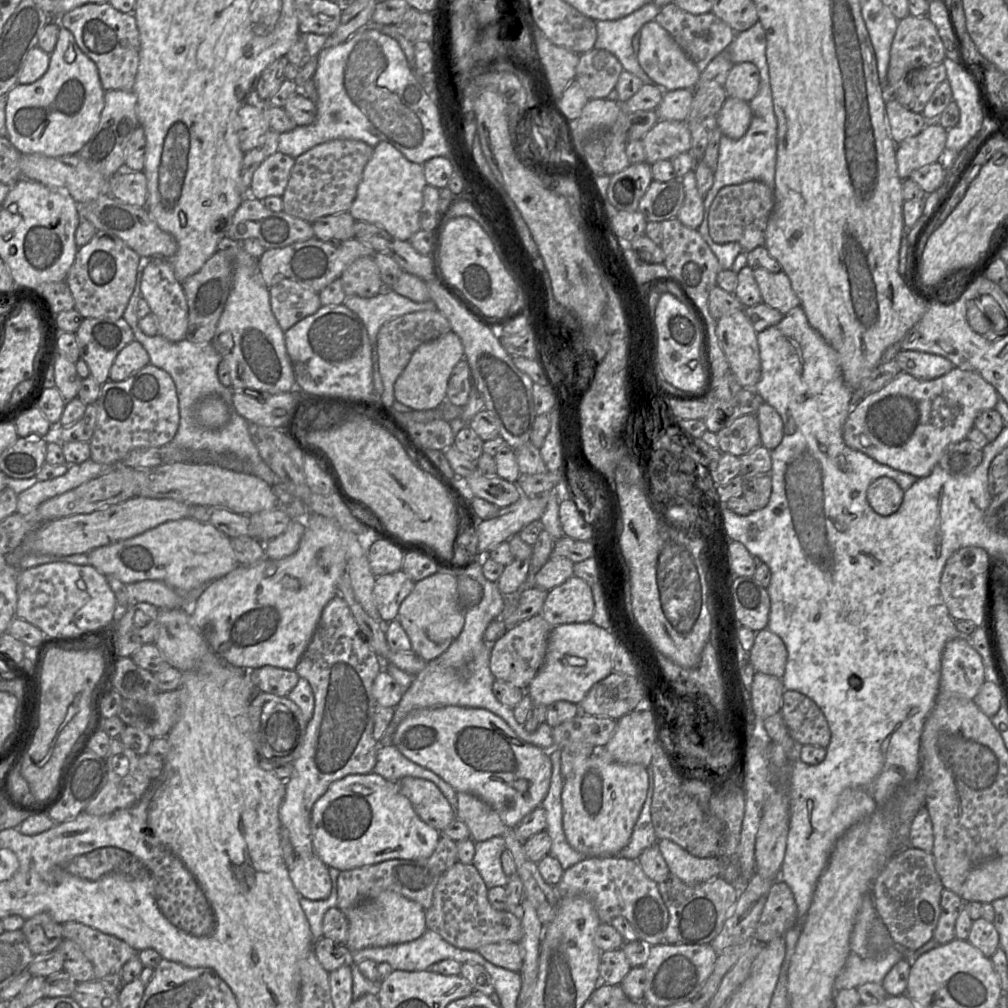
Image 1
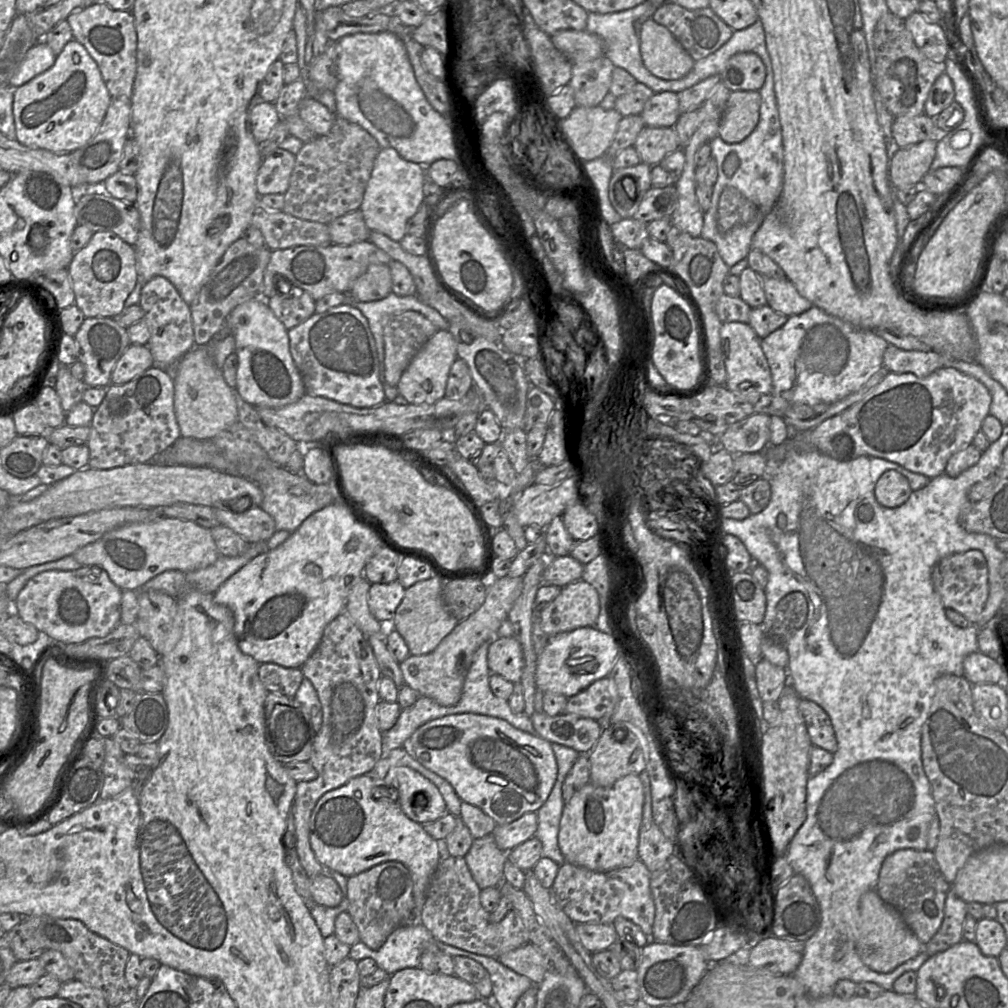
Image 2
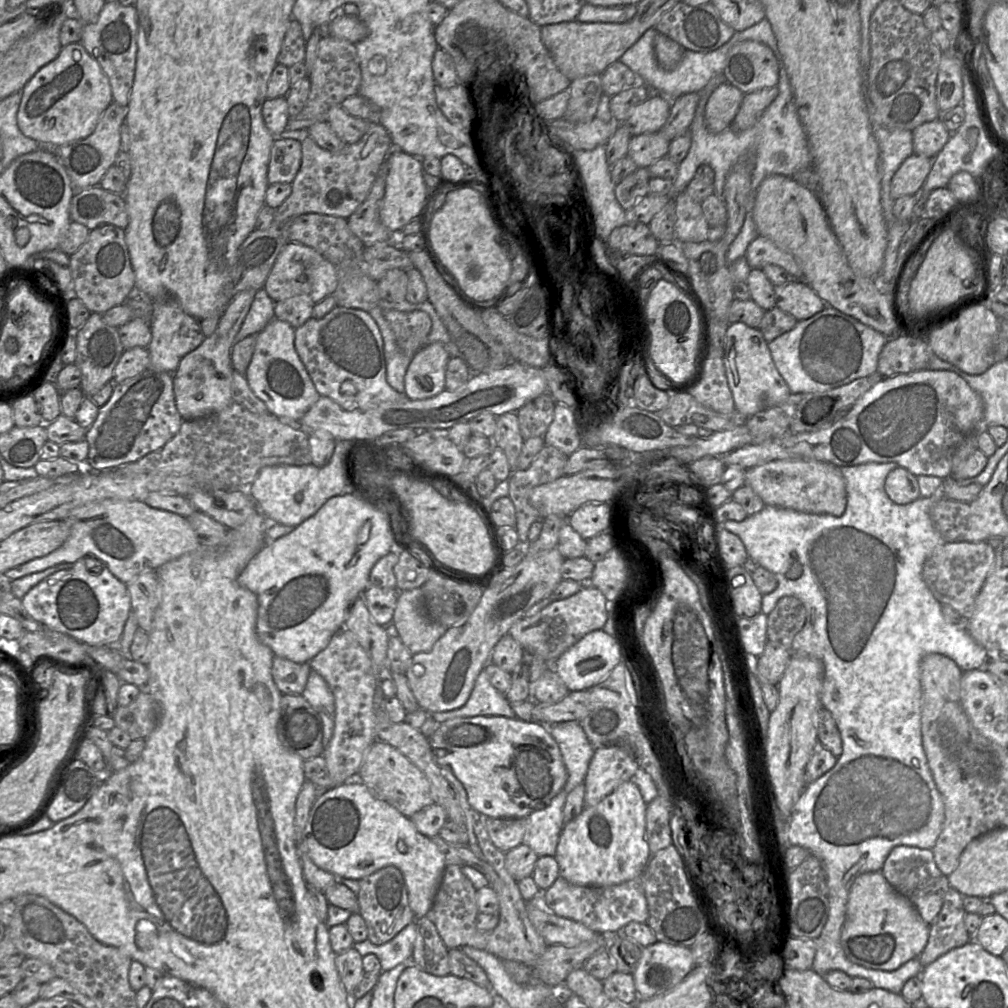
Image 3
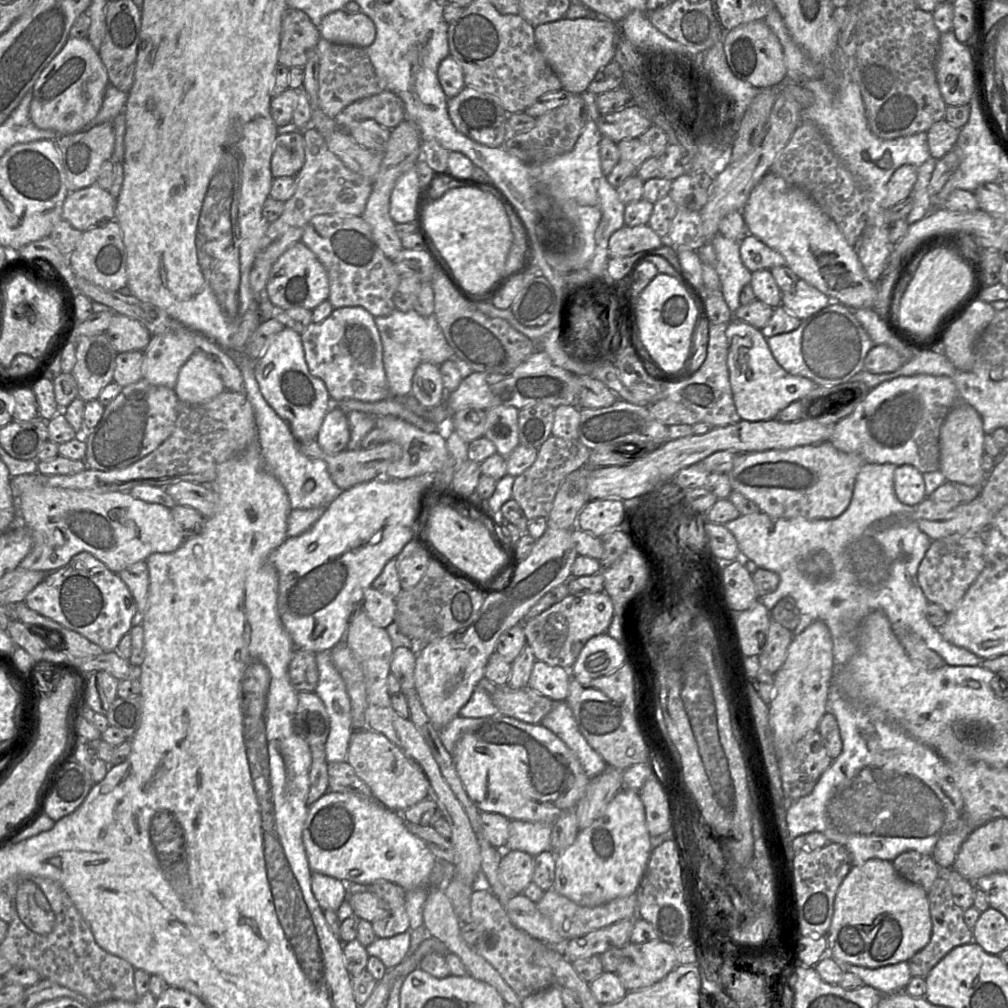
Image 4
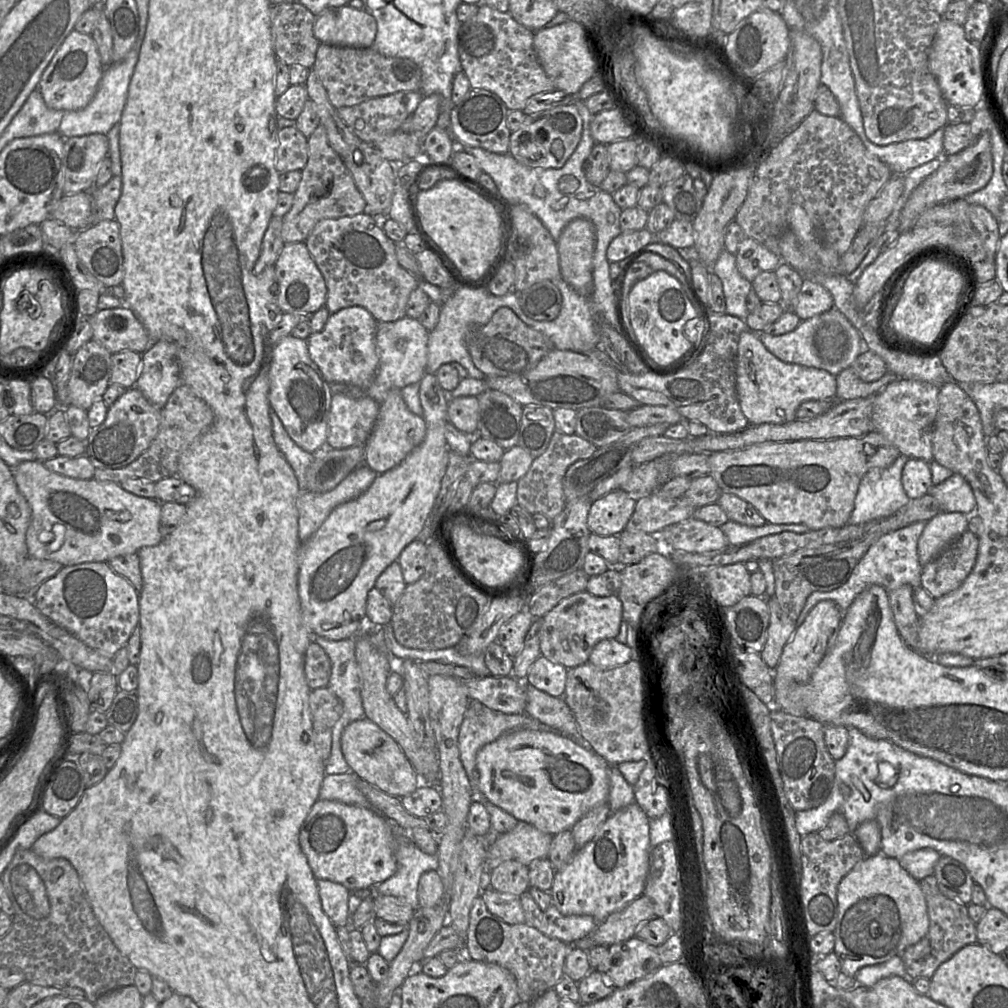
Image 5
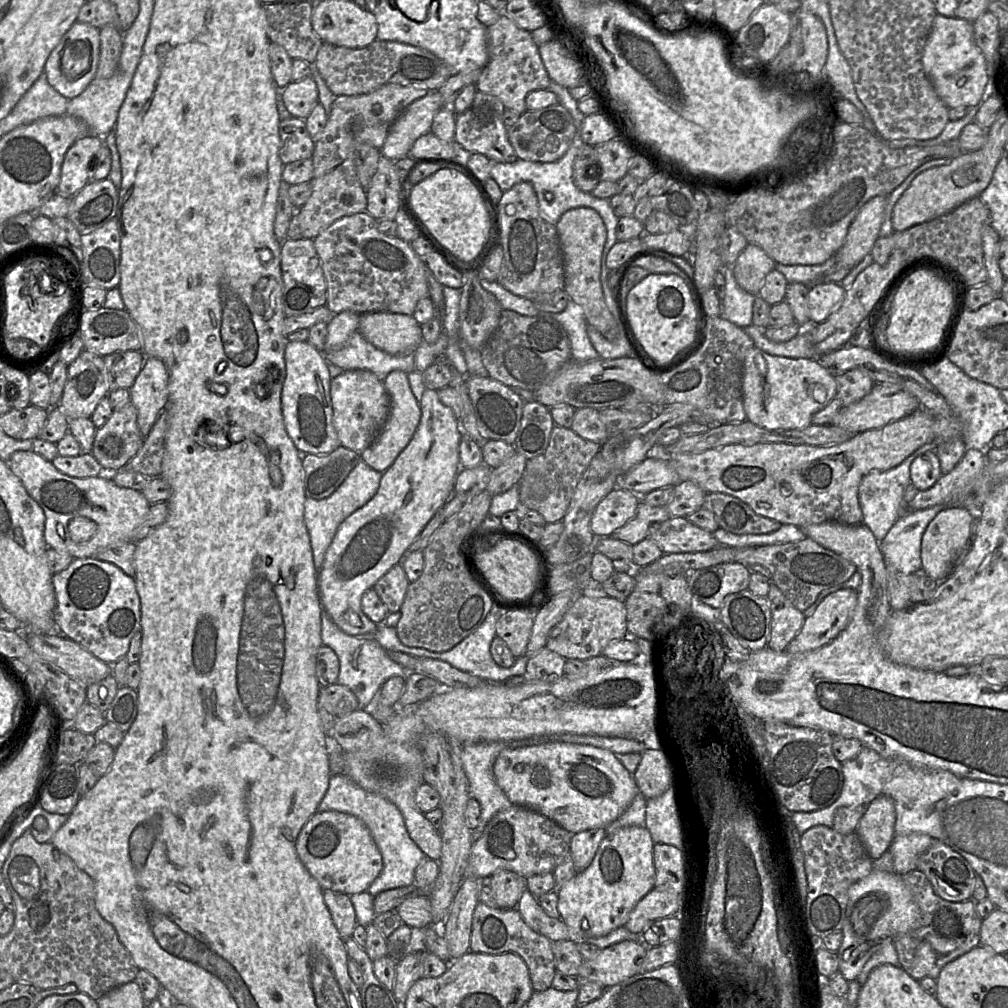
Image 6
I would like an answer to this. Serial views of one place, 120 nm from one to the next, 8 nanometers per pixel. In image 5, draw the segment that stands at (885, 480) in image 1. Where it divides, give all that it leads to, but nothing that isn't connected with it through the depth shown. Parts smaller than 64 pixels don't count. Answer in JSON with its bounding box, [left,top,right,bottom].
[902,458,932,499]

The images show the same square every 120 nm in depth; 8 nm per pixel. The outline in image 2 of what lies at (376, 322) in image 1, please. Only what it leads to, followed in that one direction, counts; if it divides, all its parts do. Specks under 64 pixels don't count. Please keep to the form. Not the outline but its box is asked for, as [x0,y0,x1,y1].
[350,292,449,401]

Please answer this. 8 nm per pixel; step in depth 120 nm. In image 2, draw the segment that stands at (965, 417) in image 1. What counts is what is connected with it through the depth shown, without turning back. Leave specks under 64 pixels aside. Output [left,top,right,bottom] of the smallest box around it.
[763,367,991,479]

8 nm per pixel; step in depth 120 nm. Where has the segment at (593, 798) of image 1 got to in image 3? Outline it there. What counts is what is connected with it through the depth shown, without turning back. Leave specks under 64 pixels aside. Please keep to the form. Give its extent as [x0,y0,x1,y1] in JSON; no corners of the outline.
[555,780,651,886]

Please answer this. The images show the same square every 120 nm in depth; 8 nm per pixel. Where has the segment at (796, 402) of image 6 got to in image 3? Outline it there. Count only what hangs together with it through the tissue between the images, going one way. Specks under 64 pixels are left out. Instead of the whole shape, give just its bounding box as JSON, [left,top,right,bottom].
[723,322,791,417]

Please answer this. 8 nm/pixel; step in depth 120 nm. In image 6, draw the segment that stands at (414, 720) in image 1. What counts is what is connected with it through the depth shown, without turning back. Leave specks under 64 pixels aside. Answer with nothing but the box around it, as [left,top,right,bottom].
[493,741,639,835]

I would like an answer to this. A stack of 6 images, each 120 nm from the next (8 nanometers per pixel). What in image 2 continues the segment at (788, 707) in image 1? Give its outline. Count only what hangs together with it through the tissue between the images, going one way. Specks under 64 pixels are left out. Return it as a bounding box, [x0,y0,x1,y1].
[798,698,837,753]

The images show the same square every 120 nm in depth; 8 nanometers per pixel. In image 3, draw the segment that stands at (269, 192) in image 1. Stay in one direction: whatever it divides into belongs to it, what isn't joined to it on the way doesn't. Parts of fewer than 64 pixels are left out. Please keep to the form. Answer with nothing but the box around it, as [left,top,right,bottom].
[267,139,302,185]

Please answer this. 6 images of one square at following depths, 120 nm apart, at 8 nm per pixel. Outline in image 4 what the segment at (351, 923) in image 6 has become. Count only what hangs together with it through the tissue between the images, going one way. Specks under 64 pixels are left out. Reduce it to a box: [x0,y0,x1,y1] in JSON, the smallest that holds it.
[311,873,348,912]

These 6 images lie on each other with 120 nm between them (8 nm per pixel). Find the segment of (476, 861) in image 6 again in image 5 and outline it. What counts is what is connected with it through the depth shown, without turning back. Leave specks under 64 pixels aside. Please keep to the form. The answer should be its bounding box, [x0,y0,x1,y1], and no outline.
[486,822,552,870]

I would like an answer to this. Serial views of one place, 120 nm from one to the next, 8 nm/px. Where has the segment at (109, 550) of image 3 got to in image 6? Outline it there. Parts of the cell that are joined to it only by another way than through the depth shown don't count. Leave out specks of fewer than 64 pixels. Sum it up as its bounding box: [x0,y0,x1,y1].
[7,450,150,558]

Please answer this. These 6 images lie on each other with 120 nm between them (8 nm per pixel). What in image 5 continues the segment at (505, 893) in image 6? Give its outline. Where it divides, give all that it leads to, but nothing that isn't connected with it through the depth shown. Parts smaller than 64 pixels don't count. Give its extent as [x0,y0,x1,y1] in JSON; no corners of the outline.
[489,860,529,897]

